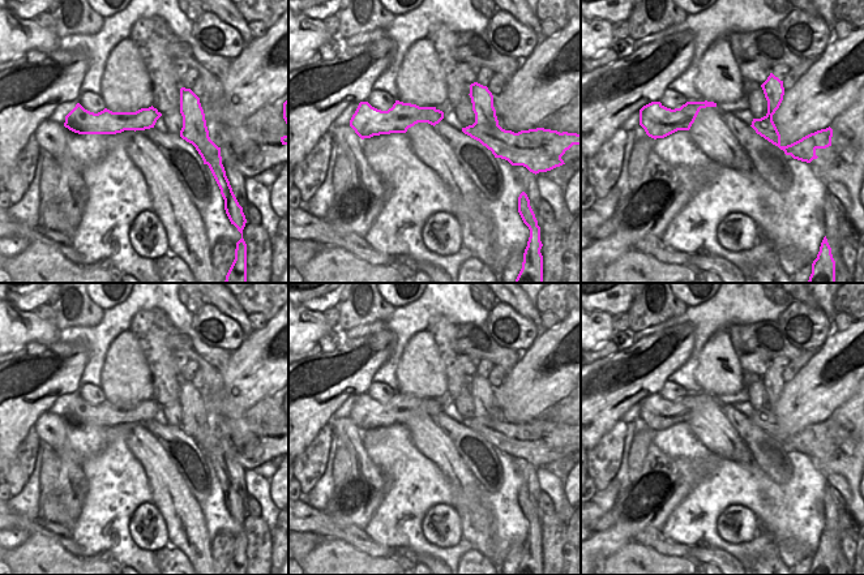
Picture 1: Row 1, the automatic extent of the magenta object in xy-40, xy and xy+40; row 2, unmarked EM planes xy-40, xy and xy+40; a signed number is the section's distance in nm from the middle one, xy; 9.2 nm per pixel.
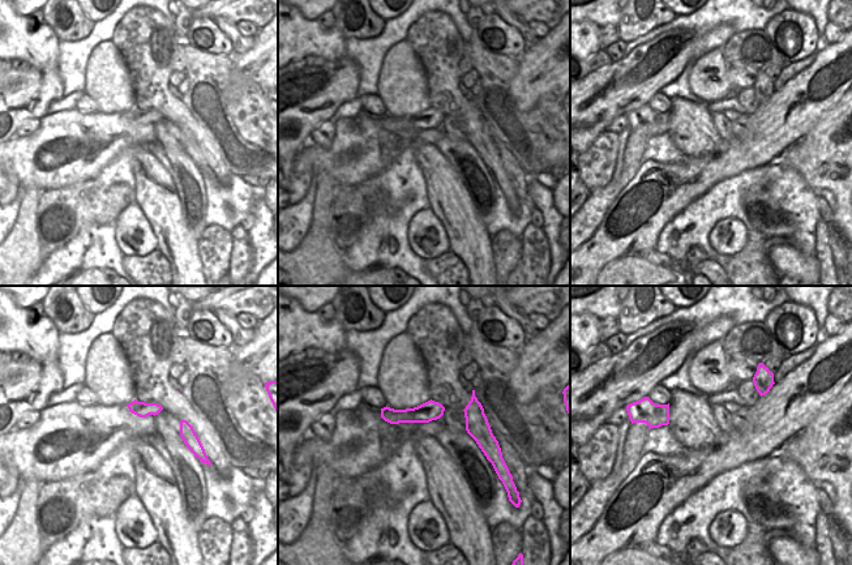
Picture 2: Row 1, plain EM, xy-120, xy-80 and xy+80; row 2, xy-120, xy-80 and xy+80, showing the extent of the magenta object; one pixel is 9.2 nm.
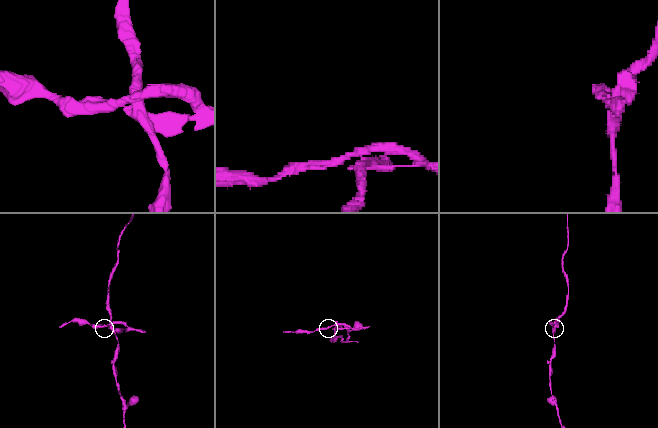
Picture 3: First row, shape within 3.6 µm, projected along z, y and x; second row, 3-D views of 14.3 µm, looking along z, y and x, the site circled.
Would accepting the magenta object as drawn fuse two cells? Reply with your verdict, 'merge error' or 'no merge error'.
merge error

